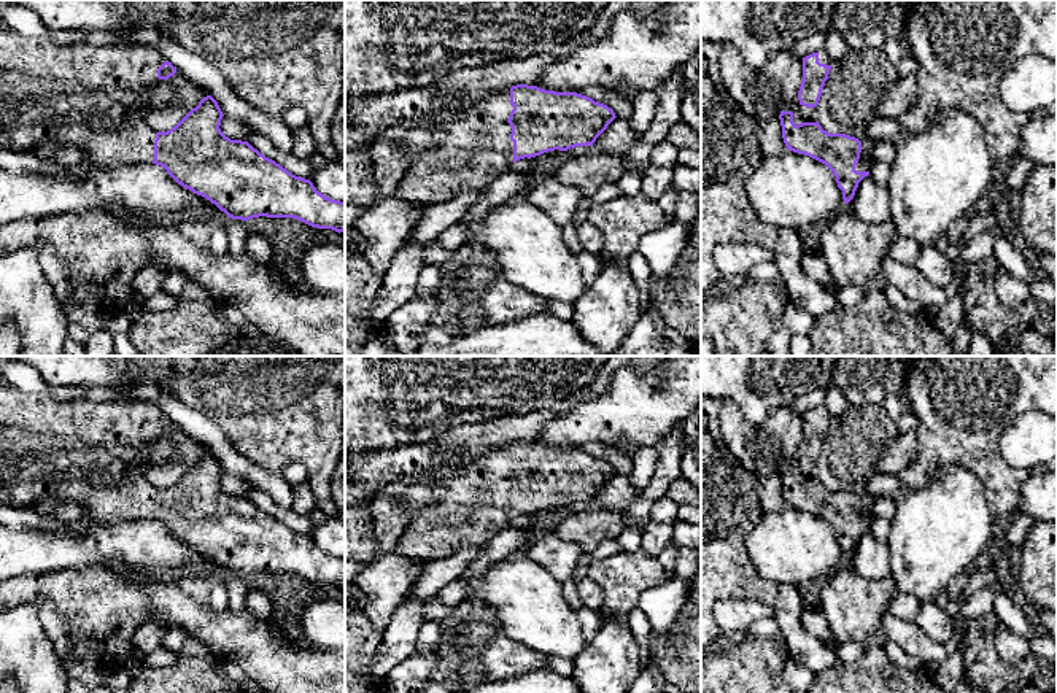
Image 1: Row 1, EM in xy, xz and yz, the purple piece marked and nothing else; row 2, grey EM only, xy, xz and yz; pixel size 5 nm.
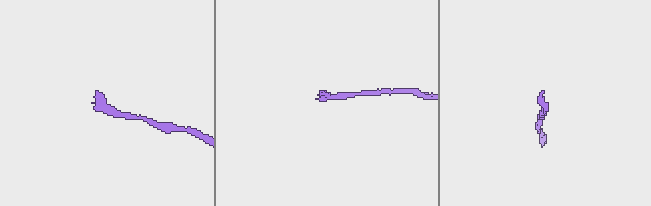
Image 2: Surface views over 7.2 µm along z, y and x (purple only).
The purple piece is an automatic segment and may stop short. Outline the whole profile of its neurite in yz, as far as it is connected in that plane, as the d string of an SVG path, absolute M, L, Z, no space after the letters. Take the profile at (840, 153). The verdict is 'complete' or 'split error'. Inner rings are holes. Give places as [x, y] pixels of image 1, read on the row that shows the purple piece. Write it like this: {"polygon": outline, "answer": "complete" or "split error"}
{"polygon": "M825 49L803 57L798 97L780 111L779 119L787 149L825 164L836 176L844 203L849 203L858 183L869 175L873 159L861 153L858 138L828 134L817 121L817 105L833 62Z", "answer": "split error"}

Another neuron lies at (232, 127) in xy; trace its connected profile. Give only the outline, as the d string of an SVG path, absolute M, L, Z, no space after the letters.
M223 116L219 129L227 138L242 141L254 134L254 130L248 124L229 116Z

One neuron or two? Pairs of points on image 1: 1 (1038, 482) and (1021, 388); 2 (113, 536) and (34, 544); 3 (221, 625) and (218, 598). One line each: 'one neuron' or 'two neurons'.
1: two neurons
2: one neuron
3: two neurons

